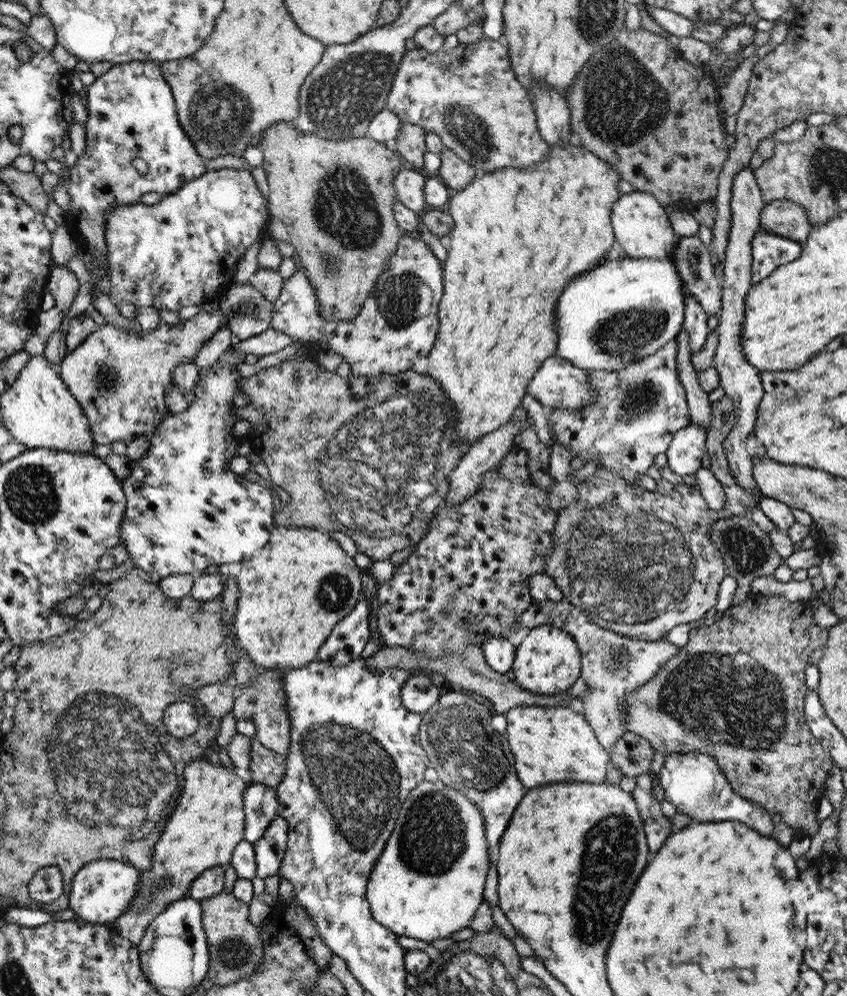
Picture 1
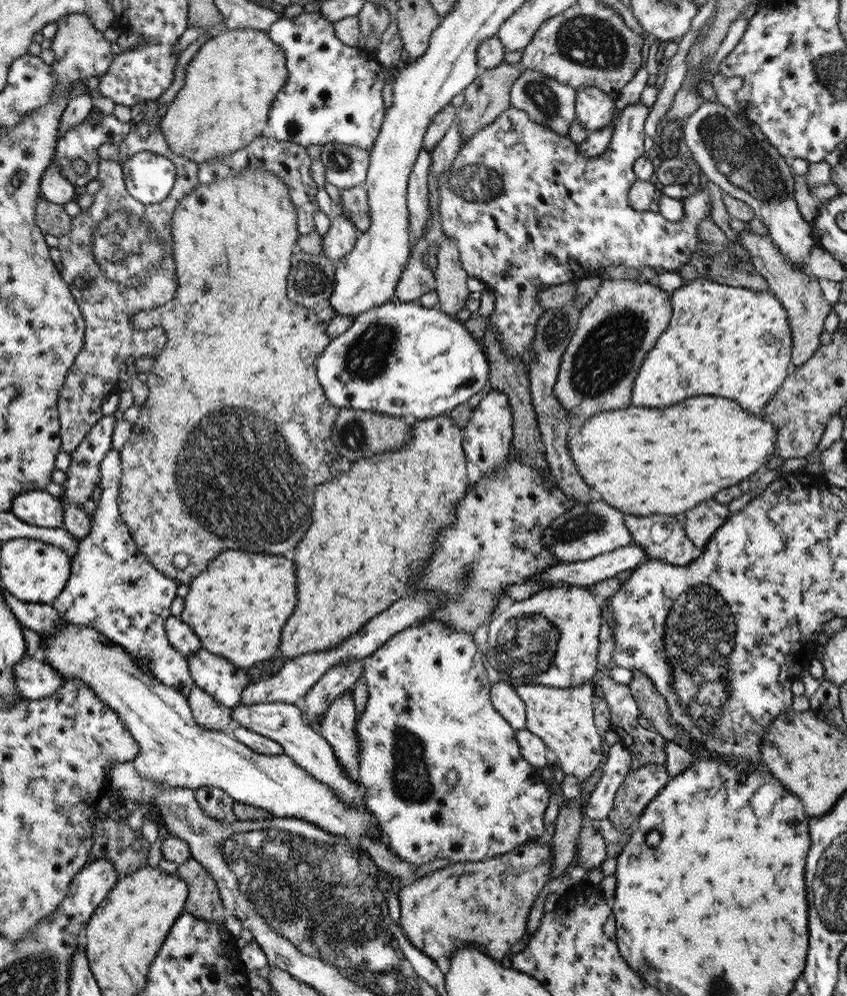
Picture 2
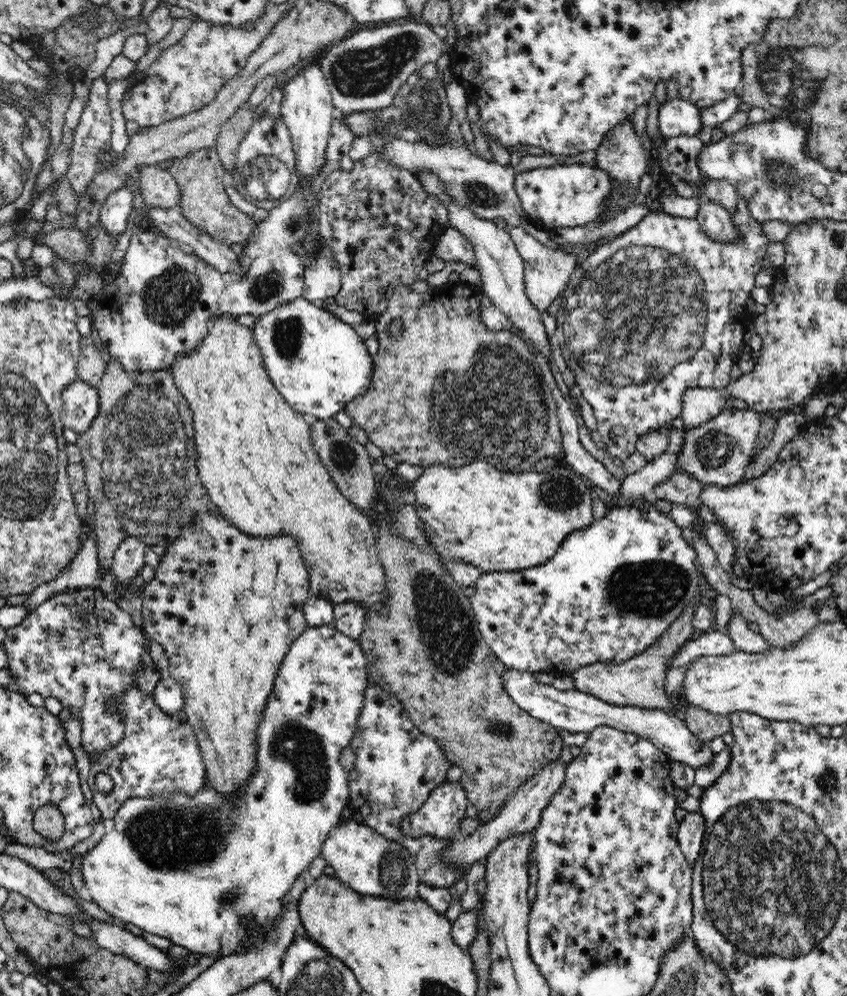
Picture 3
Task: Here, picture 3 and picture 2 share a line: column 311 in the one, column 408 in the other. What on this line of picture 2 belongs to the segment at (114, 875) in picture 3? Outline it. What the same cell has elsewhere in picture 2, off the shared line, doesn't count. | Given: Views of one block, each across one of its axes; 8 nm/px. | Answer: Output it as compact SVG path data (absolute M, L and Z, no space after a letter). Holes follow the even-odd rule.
M423 620L414 625L410 625L408 628L397 632L389 638L378 650L374 650L370 655L368 655L365 659L363 659L364 668L364 681L368 686L368 700L366 702L366 707L364 708L364 712L360 716L359 721L356 721L356 738L357 745L360 749L362 749L362 755L360 755L360 787L364 793L364 800L367 805L367 810L373 814L376 822L379 822L379 826L384 832L385 840L390 850L398 856L398 858L404 860L404 862L408 862L408 864L414 864L416 868L420 868L420 866L424 866L424 864L430 864L430 862L434 862L434 860L448 860L450 865L458 862L478 862L484 859L492 858L496 855L501 855L507 853L512 849L516 849L521 844L524 844L526 841L530 841L531 839L538 838L544 832L544 816L546 809L548 808L548 804L550 802L550 787L544 782L540 782L538 780L531 780L532 776L534 776L534 771L537 770L535 767L532 767L522 756L520 753L520 748L516 739L515 730L510 726L510 723L504 719L502 715L494 708L492 701L490 700L490 689L491 684L488 681L488 675L486 669L484 668L484 661L482 660L482 654L478 653L477 645L474 642L473 635L470 632L458 632L456 628L450 626L450 624L444 624L442 620ZM450 769L454 769L458 771L460 784L456 787L447 786L444 775L450 771Z

